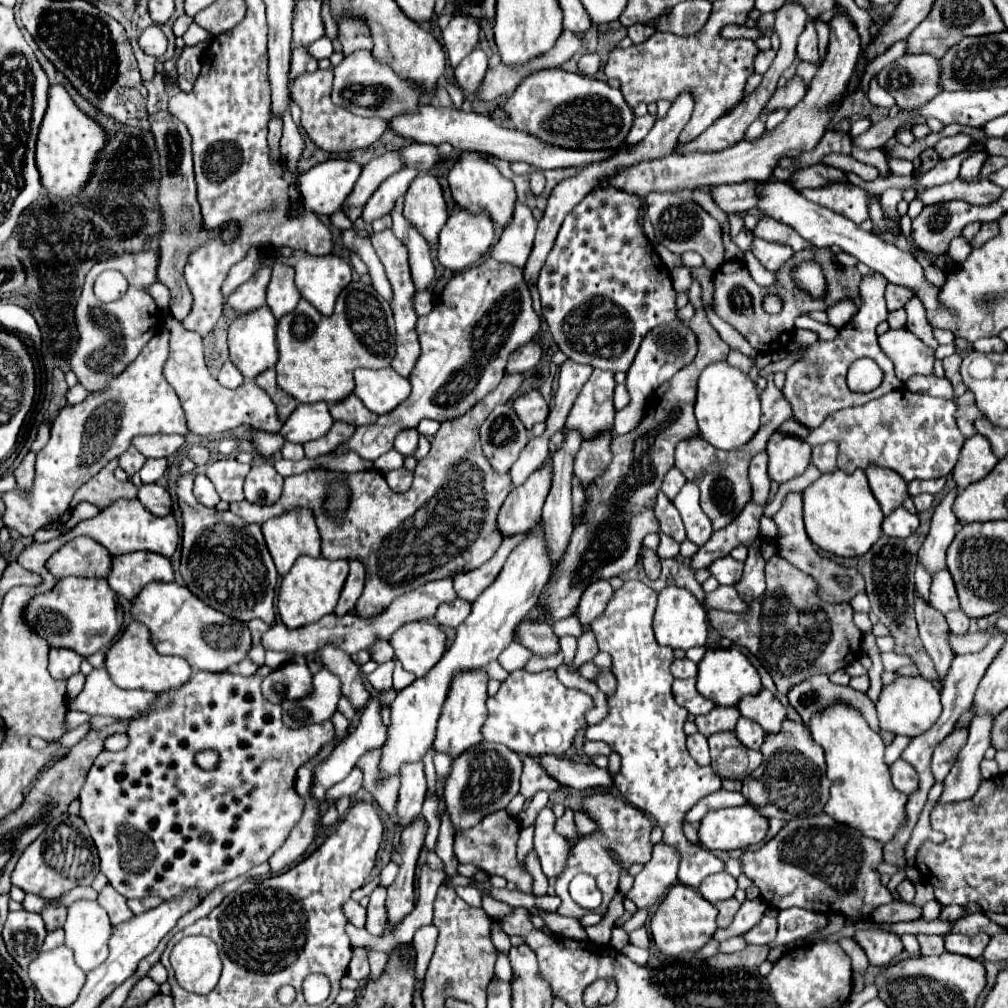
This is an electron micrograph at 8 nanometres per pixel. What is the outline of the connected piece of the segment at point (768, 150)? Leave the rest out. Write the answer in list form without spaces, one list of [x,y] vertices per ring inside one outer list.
[[[837,13],[829,21],[829,29],[831,29],[831,37],[829,37],[827,57],[821,63],[817,75],[813,77],[805,99],[799,105],[795,105],[789,111],[789,115],[773,131],[765,131],[761,135],[761,139],[757,139],[757,141],[741,139],[733,147],[727,147],[727,149],[715,151],[715,153],[703,153],[703,151],[685,153],[685,155],[671,153],[661,159],[641,161],[637,165],[625,167],[625,169],[617,171],[615,175],[607,177],[605,187],[609,185],[609,187],[623,191],[629,181],[629,191],[633,195],[645,197],[651,191],[681,193],[681,191],[691,191],[691,189],[699,189],[699,187],[707,187],[707,185],[743,183],[743,181],[751,181],[751,179],[765,181],[767,177],[771,177],[779,159],[797,157],[801,153],[811,151],[823,137],[823,133],[831,121],[831,115],[837,111],[837,105],[841,101],[841,95],[847,89],[847,83],[851,79],[851,73],[855,69],[855,63],[857,63],[859,51],[861,51],[859,33],[855,31],[855,25],[847,13]]]

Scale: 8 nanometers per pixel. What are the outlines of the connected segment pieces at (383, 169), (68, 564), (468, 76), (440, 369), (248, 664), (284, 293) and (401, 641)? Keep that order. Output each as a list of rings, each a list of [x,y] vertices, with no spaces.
[[[387,151],[381,157],[371,159],[369,163],[363,165],[361,177],[355,183],[353,193],[347,199],[347,205],[365,205],[367,199],[375,193],[375,189],[393,173],[401,171],[403,163],[399,163],[399,155],[395,155],[395,151]]]
[[[75,537],[49,557],[47,569],[57,579],[69,575],[107,579],[111,573],[111,559],[111,553],[103,545],[93,543],[91,537]]]
[[[475,49],[471,51],[471,55],[467,55],[467,59],[463,59],[463,63],[459,63],[459,67],[455,67],[457,85],[465,93],[473,95],[477,93],[485,71],[487,71],[487,53],[483,49]]]
[[[489,257],[479,265],[473,265],[461,271],[447,283],[443,295],[435,301],[431,313],[417,319],[421,355],[413,375],[409,377],[413,379],[413,391],[409,399],[401,403],[397,409],[393,409],[391,413],[381,415],[377,423],[355,429],[353,437],[335,449],[335,455],[345,455],[349,451],[355,451],[359,457],[375,461],[379,455],[393,449],[393,441],[399,431],[417,429],[421,419],[435,419],[441,423],[441,421],[451,421],[451,419],[457,419],[459,415],[465,415],[475,403],[479,403],[491,389],[499,385],[499,381],[503,379],[507,357],[513,351],[517,351],[517,347],[523,347],[523,343],[529,343],[539,333],[539,327],[541,327],[541,321],[533,311],[531,293],[523,283],[523,271],[519,267],[509,263],[499,263]]]
[[[245,658],[239,663],[229,667],[226,672],[239,673],[244,676],[251,676],[254,675],[259,669],[260,667],[258,665],[252,663],[251,661]]]
[[[275,261],[271,267],[271,281],[267,287],[267,301],[265,303],[277,321],[283,315],[291,313],[301,299],[297,287],[293,283],[293,275],[295,275],[295,269],[291,265]]]
[[[429,621],[403,625],[393,633],[389,643],[395,649],[395,657],[415,677],[427,675],[447,649],[445,633]]]

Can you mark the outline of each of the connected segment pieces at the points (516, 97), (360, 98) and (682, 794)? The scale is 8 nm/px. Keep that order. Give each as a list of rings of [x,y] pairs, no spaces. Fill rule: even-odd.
[[[545,69],[531,73],[507,99],[505,111],[513,119],[515,129],[531,133],[541,141],[571,149],[619,147],[625,143],[625,137],[635,119],[633,109],[627,107],[619,89],[611,89],[603,79],[593,79],[563,69]],[[583,115],[585,125],[579,127],[577,119],[583,119]]]
[[[355,51],[347,55],[335,69],[333,69],[333,93],[331,101],[337,107],[343,107],[361,117],[381,117],[385,121],[393,119],[395,115],[415,111],[421,103],[421,91],[417,85],[401,79],[393,73],[389,65],[381,65],[371,57],[371,51]]]
[[[625,581],[625,585],[615,591],[615,597],[609,601],[605,613],[591,623],[599,649],[607,651],[613,657],[613,675],[617,677],[617,691],[613,697],[607,699],[609,701],[607,719],[603,719],[599,725],[589,725],[585,731],[585,737],[589,741],[605,741],[611,745],[613,751],[617,751],[621,755],[621,771],[615,777],[617,791],[633,807],[641,809],[643,813],[651,815],[657,821],[657,825],[663,829],[663,843],[675,847],[681,855],[679,873],[677,873],[679,883],[697,889],[699,883],[707,875],[723,871],[723,861],[719,857],[715,857],[711,851],[687,841],[681,825],[683,825],[687,809],[691,809],[705,795],[711,795],[721,789],[721,783],[719,783],[721,777],[715,775],[711,765],[707,765],[707,767],[697,765],[685,747],[683,723],[687,721],[687,711],[683,711],[683,707],[679,707],[671,695],[673,675],[671,675],[669,667],[673,663],[673,649],[661,647],[655,641],[655,635],[651,631],[651,619],[655,613],[655,605],[657,605],[657,593],[649,585],[645,585],[641,581]]]

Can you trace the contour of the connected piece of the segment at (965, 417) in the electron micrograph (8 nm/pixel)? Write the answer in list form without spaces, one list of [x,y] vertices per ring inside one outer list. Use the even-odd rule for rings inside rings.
[[[967,391],[967,393],[961,395],[961,397],[957,397],[955,401],[957,401],[957,405],[959,405],[957,425],[959,425],[959,429],[961,429],[961,433],[963,433],[965,437],[973,437],[973,435],[977,433],[975,427],[973,427],[973,421],[975,421],[977,417],[983,417],[983,413],[975,407],[975,397],[973,397],[971,391]]]

